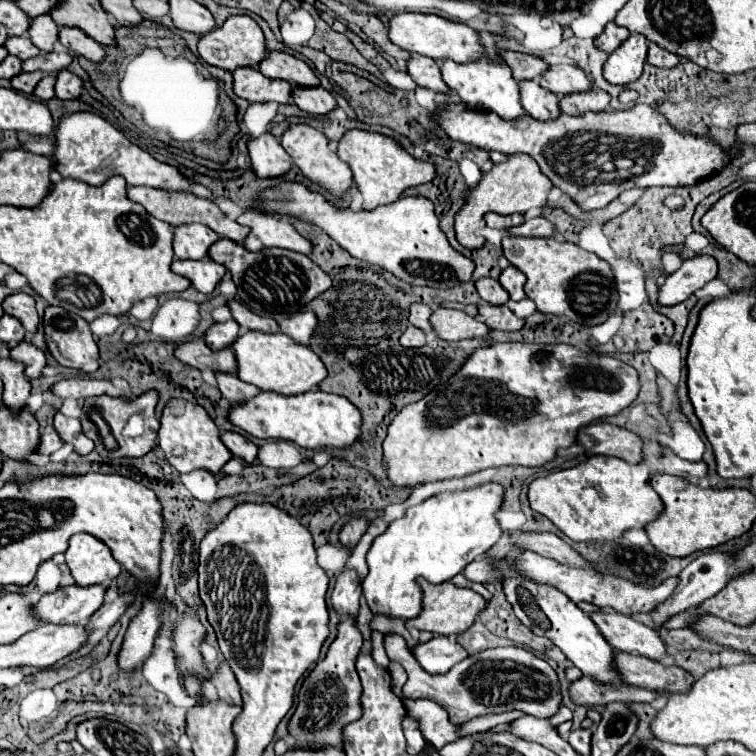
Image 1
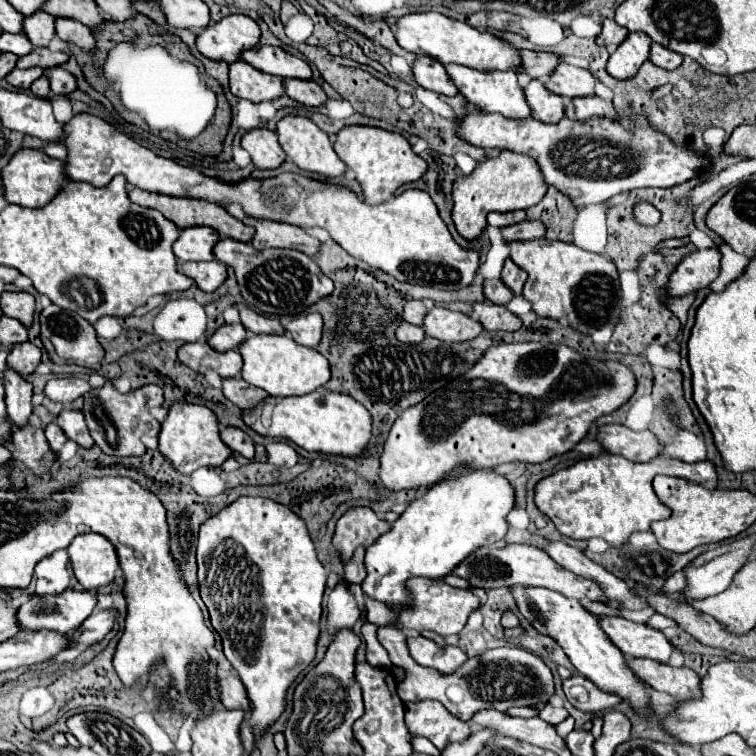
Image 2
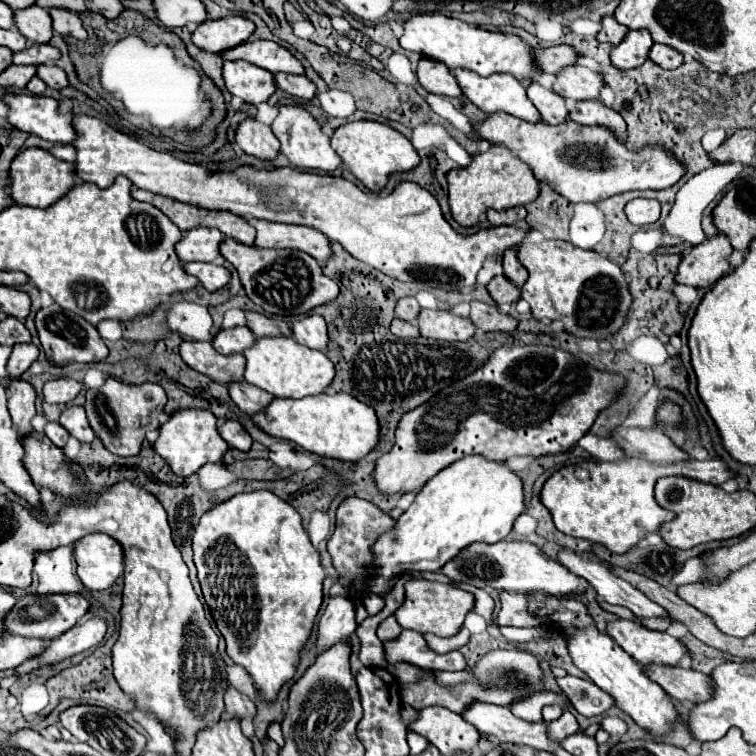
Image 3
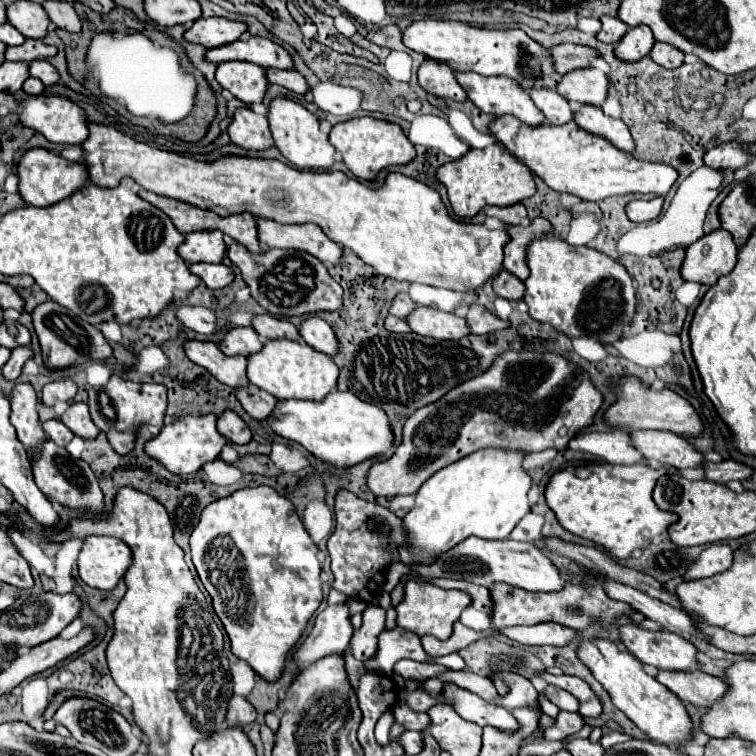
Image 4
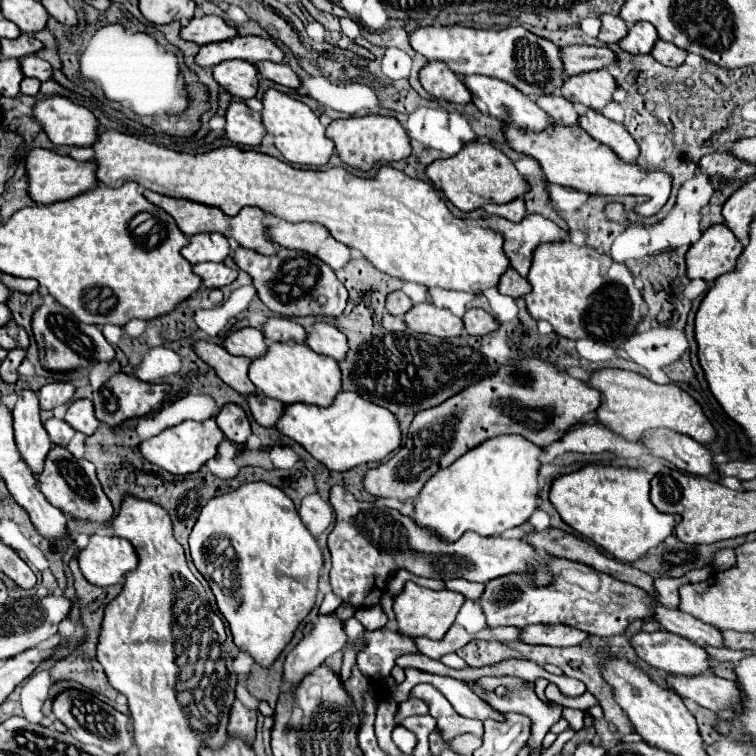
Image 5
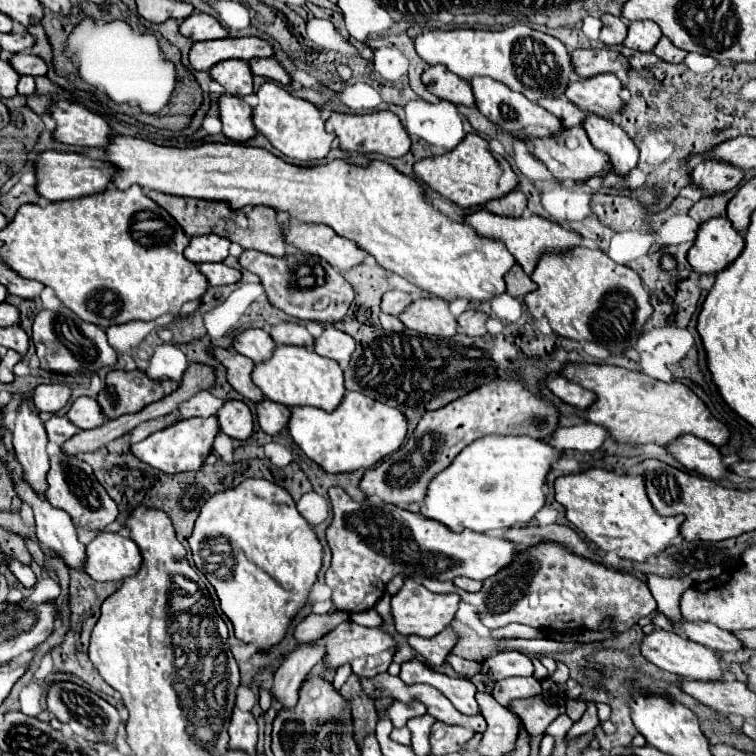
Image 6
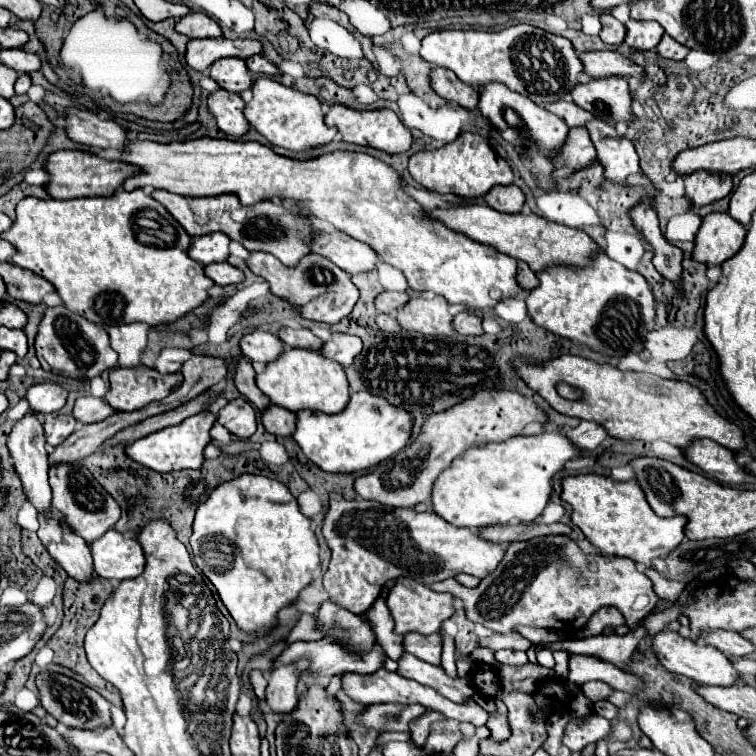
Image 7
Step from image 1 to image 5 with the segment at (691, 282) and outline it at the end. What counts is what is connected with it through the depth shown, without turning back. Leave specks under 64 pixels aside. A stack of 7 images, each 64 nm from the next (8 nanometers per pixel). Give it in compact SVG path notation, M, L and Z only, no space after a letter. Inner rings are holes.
M724 224L712 226L686 252L686 276L690 280L716 280L718 276L736 268L740 254L742 244L736 240L736 236Z

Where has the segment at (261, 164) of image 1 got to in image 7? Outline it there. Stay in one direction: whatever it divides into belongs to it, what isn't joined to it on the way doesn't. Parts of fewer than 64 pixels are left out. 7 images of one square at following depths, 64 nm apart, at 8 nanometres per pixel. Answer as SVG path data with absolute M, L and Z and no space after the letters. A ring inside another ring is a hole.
M222 88L216 90L208 98L208 108L214 114L214 118L218 120L218 128L234 138L244 136L250 128L250 124L244 116L244 106L246 106L246 102L240 98L240 94L226 92Z

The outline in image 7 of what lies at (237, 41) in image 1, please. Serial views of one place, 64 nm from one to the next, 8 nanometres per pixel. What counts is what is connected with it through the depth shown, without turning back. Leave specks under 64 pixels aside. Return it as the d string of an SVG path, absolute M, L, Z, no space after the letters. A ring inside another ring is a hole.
M190 12L184 18L176 22L176 30L180 34L186 34L188 38L218 38L222 36L220 26L216 20L212 20L208 14L202 12Z

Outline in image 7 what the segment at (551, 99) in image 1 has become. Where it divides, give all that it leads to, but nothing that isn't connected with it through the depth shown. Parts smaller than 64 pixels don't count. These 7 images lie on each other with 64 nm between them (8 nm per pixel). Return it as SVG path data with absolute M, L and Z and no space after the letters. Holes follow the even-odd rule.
M558 100L558 102L550 102L550 104L544 104L546 110L550 110L552 114L560 116L570 128L572 126L584 126L588 120L592 120L592 114L580 110L574 102L570 100Z

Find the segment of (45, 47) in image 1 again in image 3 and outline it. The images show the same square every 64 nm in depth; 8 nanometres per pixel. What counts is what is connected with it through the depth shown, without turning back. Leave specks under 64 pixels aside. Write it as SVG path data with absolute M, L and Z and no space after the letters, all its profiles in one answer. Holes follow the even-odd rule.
M24 8L24 12L16 12L16 28L32 42L32 44L48 44L52 38L52 18L40 8Z

